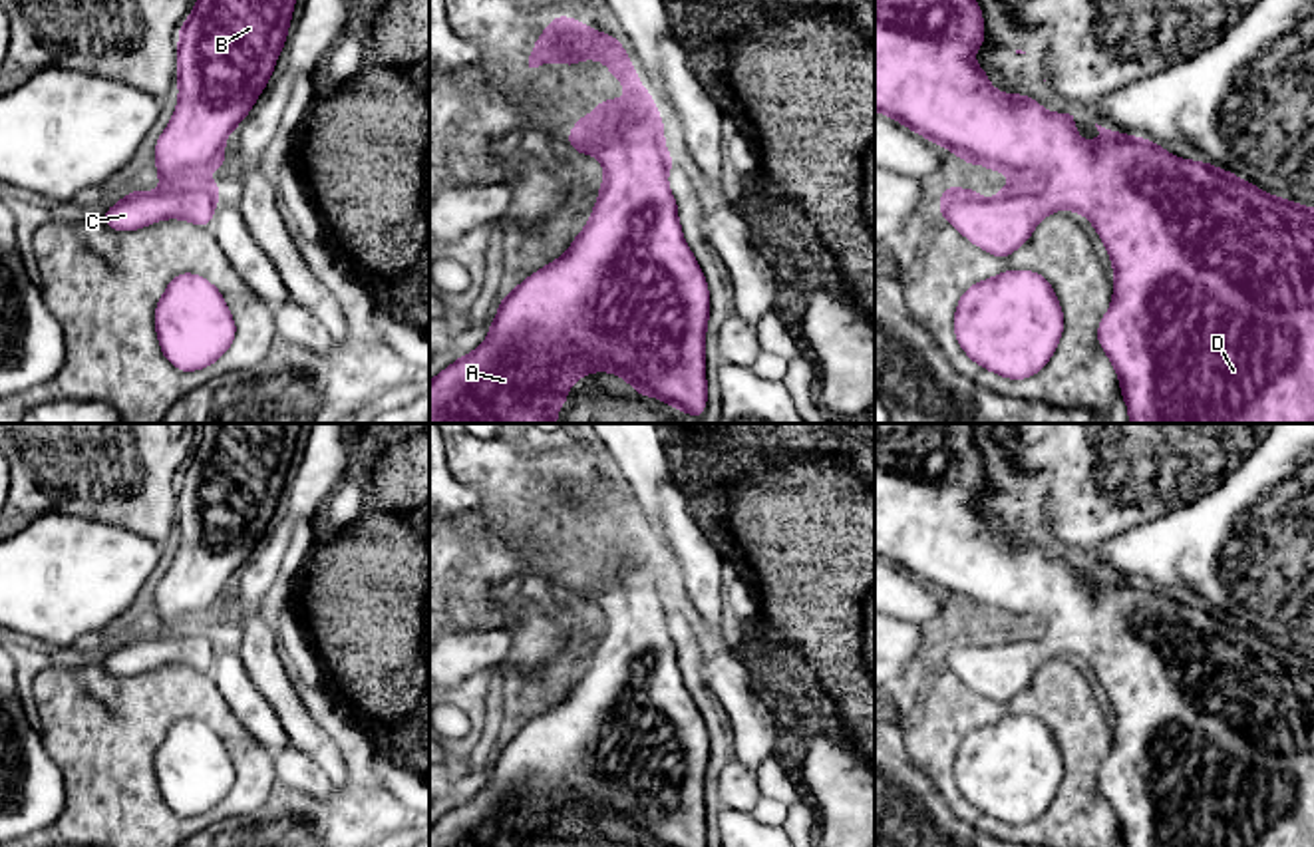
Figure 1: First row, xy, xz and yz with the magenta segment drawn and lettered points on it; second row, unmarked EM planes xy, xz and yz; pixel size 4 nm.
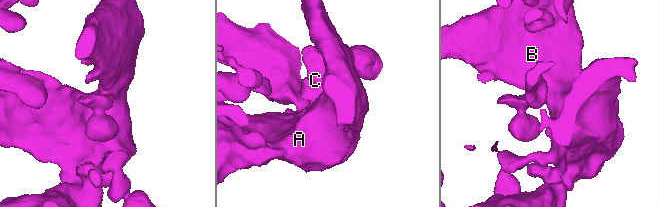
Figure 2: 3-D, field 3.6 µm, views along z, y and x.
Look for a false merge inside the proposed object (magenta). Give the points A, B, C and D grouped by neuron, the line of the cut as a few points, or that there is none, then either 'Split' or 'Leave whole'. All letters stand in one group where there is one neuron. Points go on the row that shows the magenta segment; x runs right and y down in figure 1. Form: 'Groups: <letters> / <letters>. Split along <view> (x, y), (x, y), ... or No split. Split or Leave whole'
Groups: A B C D. No split. Leave whole

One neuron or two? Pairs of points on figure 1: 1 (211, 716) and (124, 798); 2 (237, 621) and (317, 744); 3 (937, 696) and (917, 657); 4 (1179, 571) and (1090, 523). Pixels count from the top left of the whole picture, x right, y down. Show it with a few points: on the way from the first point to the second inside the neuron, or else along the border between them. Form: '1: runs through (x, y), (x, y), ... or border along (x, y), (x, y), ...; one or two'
1: runs through (179, 708), (171, 708), (124, 756), (124, 766); one
2: runs through (257, 651), (263, 669), (293, 714); one
3: border along (939, 661), (917, 680); two
4: border along (1159, 517), (1116, 533), (1088, 555); two

